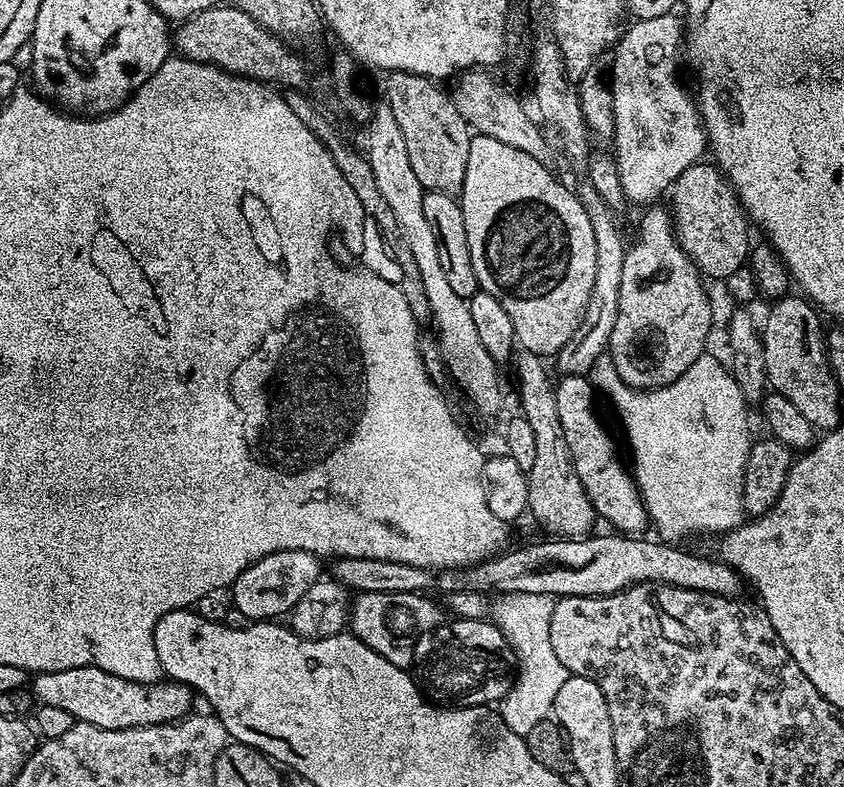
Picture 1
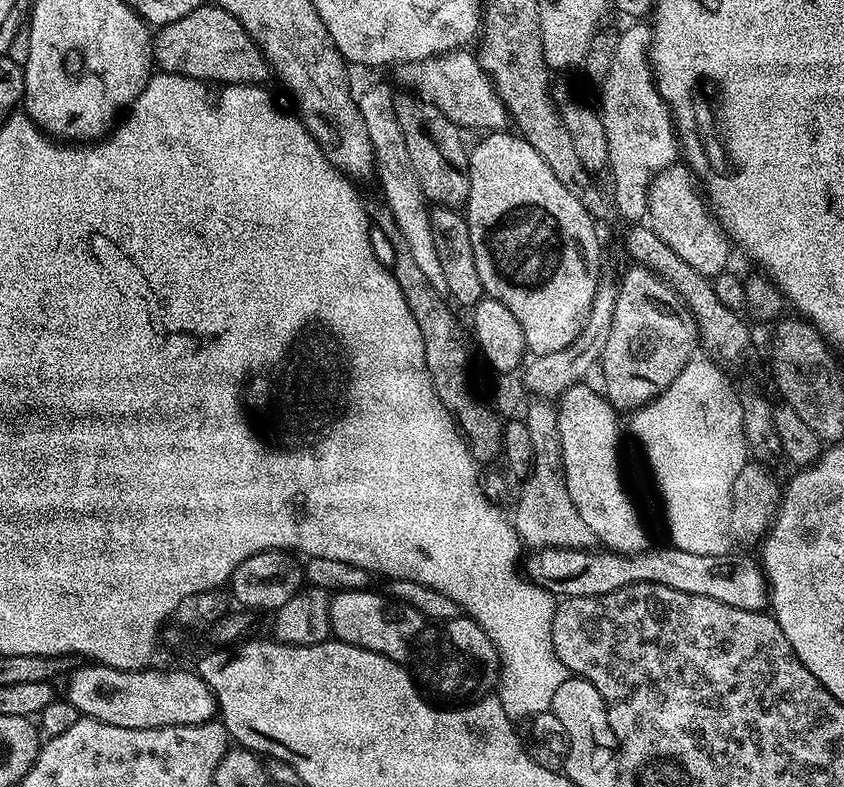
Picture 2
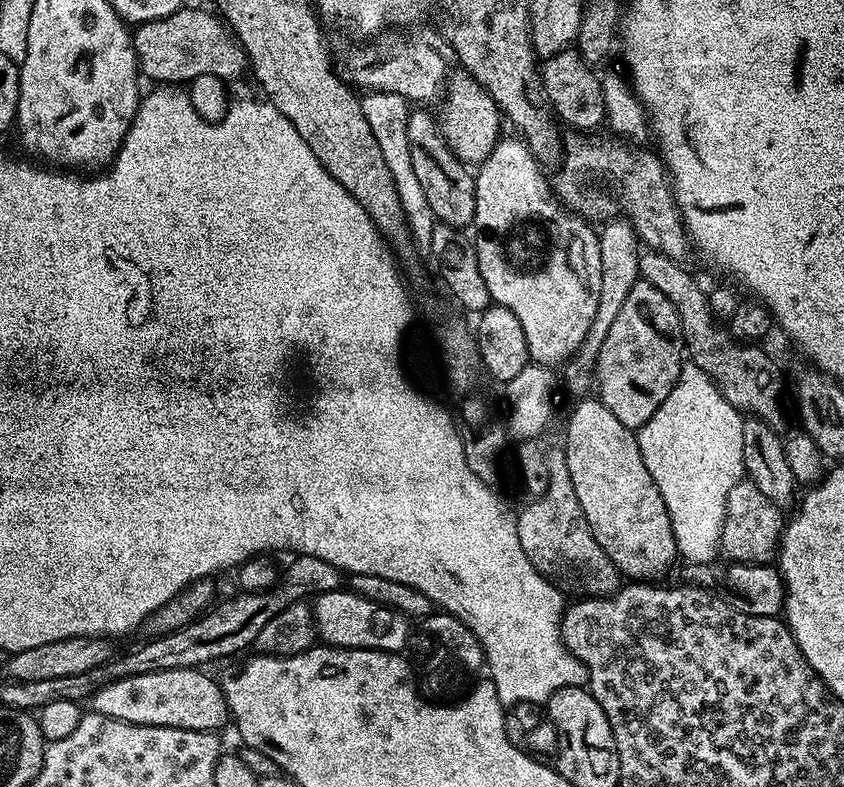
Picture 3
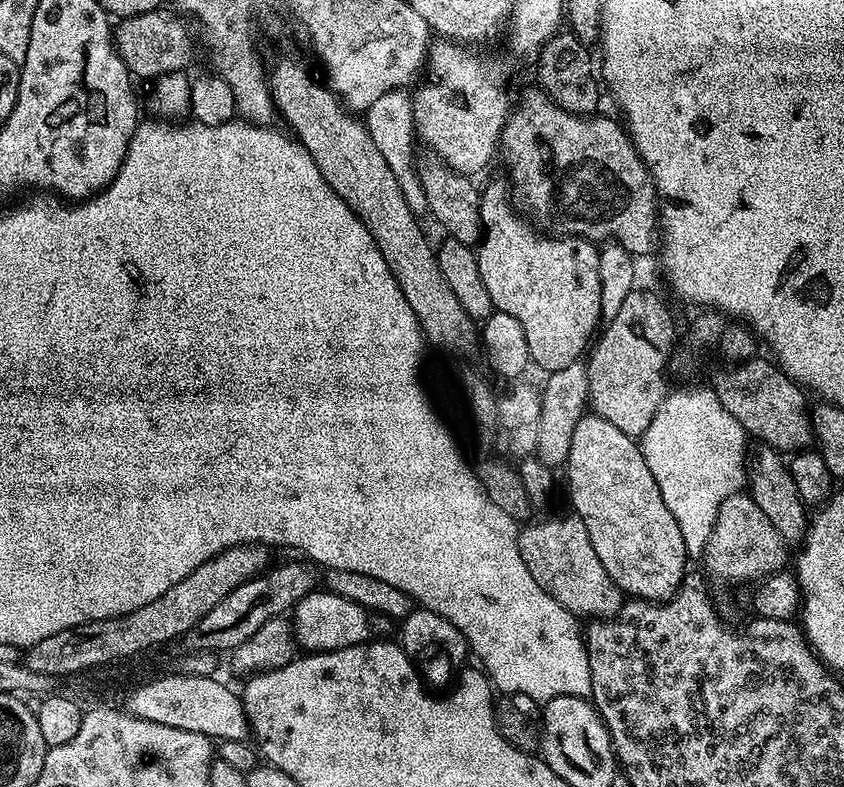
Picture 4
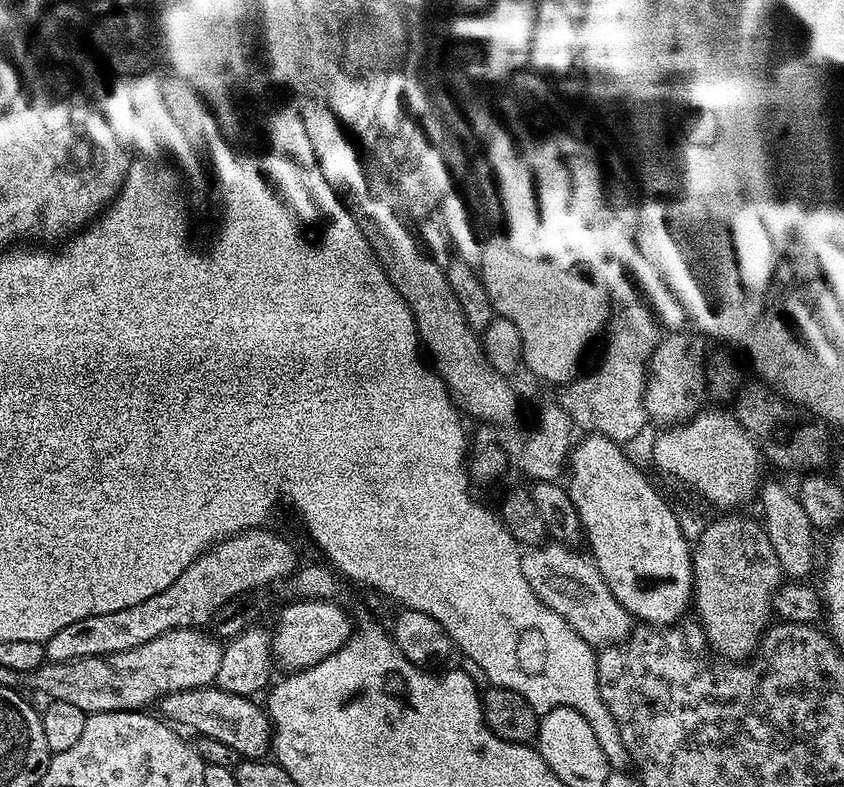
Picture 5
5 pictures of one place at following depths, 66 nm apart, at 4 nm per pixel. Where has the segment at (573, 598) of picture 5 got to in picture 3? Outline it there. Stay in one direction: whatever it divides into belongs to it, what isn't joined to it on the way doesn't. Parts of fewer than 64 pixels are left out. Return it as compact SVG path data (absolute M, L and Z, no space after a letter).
M549 447L546 455L548 485L542 495L528 502L532 504L519 509L516 518L518 542L522 542L522 550L526 550L526 558L536 571L545 574L556 571L580 572L580 580L589 597L611 596L620 591L622 577L602 546L598 546L590 530L590 522L586 522L586 514L582 514L582 506L578 506L578 494L574 494L574 482L570 482L570 470L563 447Z

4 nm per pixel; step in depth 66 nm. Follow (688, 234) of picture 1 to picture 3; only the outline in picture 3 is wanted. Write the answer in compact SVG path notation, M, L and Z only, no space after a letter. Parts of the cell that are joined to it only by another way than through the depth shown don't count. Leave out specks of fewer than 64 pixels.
M568 134L564 136L564 163L560 165L558 171L554 176L554 192L557 197L562 201L565 208L573 211L578 216L584 217L589 222L607 222L617 215L616 212L621 208L623 215L626 217L629 224L632 225L633 231L636 232L639 243L647 246L653 252L661 252L670 257L671 260L683 261L684 255L690 252L690 241L688 233L684 231L684 223L680 220L680 211L676 209L676 199L672 197L672 185L670 183L670 177L665 169L664 161L660 159L659 155L655 151L652 152L639 152L636 148L631 148L631 143L625 142L620 138L610 138L600 136L601 134Z

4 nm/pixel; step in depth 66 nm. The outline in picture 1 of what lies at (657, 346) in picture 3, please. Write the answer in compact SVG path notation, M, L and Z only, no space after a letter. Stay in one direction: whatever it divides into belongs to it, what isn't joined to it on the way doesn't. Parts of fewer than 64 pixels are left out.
M658 207L643 209L637 244L625 251L622 287L618 289L618 319L614 321L614 334L610 334L606 351L612 358L612 365L621 382L641 390L661 388L686 374L692 363L705 355L704 343L712 332L712 304L704 289L702 273L677 242L669 209Z

